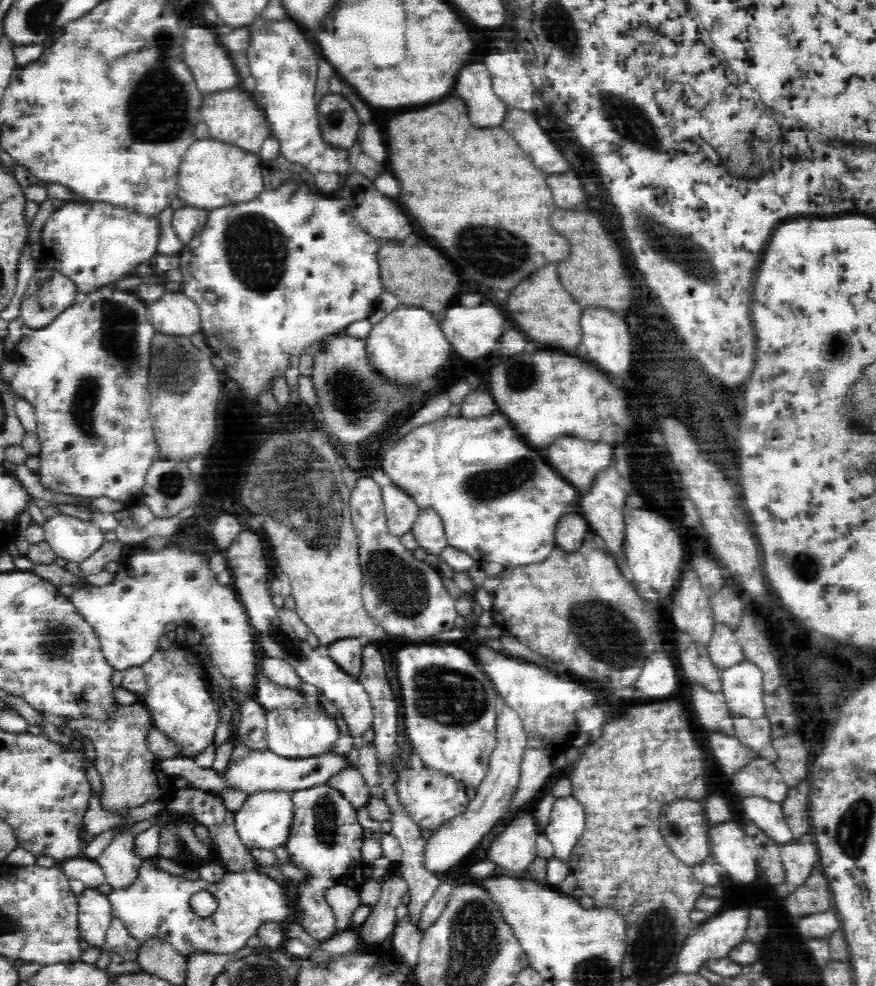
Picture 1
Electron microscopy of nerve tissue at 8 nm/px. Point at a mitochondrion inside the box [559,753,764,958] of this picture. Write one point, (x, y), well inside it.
(656, 931)

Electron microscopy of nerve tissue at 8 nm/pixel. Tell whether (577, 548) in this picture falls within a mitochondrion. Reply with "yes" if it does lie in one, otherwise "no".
no

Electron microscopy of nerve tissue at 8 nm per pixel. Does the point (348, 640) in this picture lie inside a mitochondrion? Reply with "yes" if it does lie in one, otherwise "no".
no

